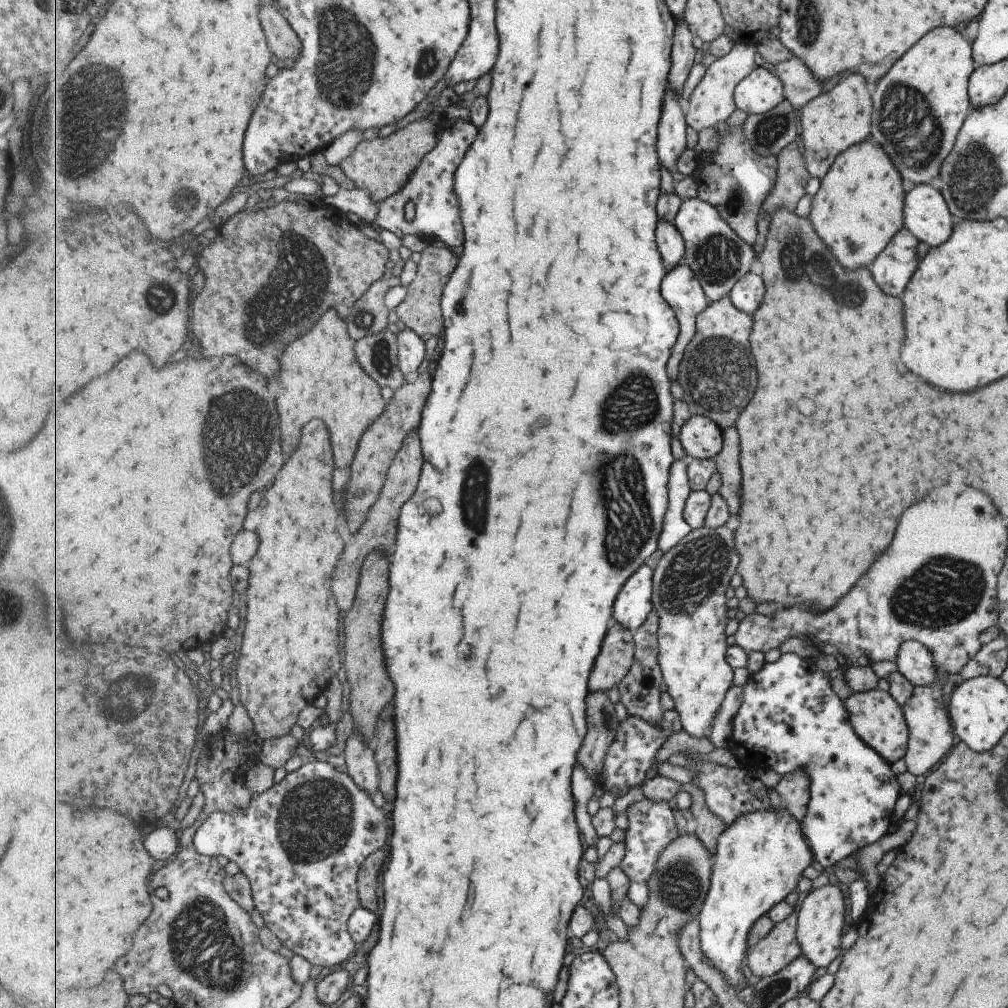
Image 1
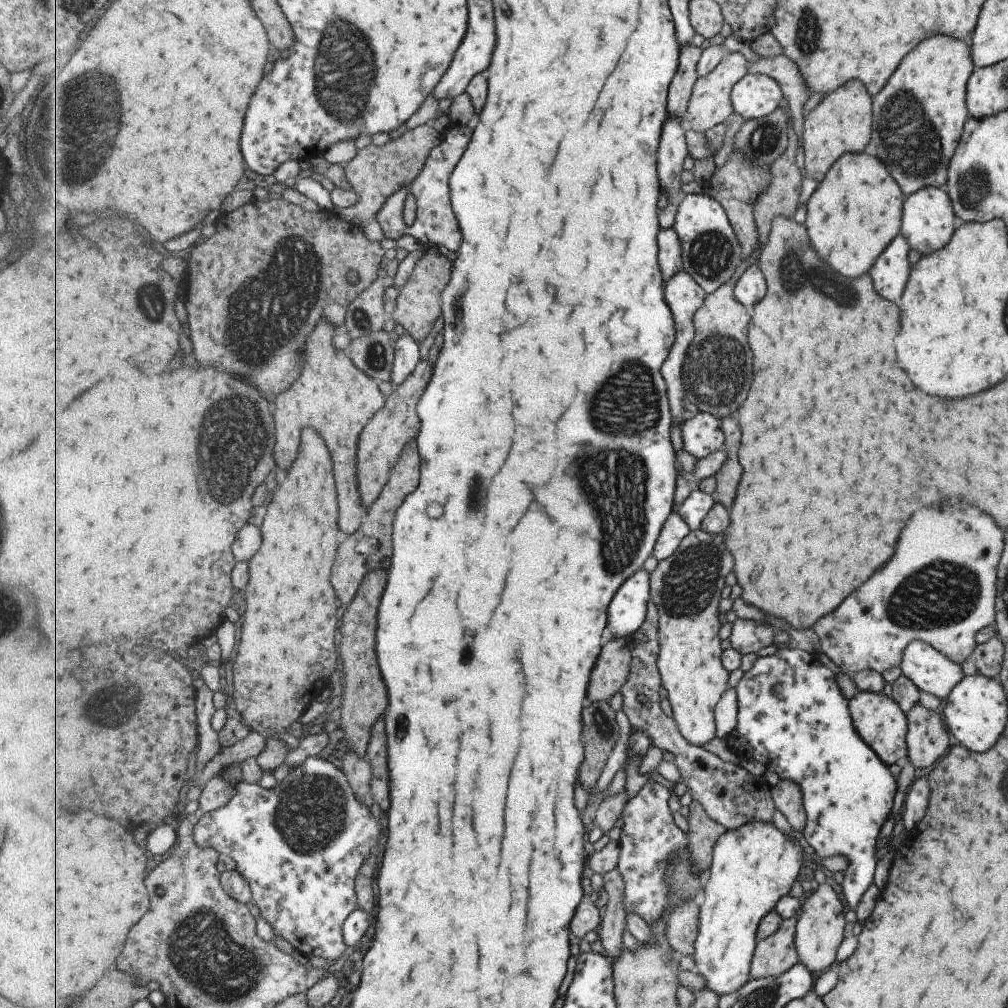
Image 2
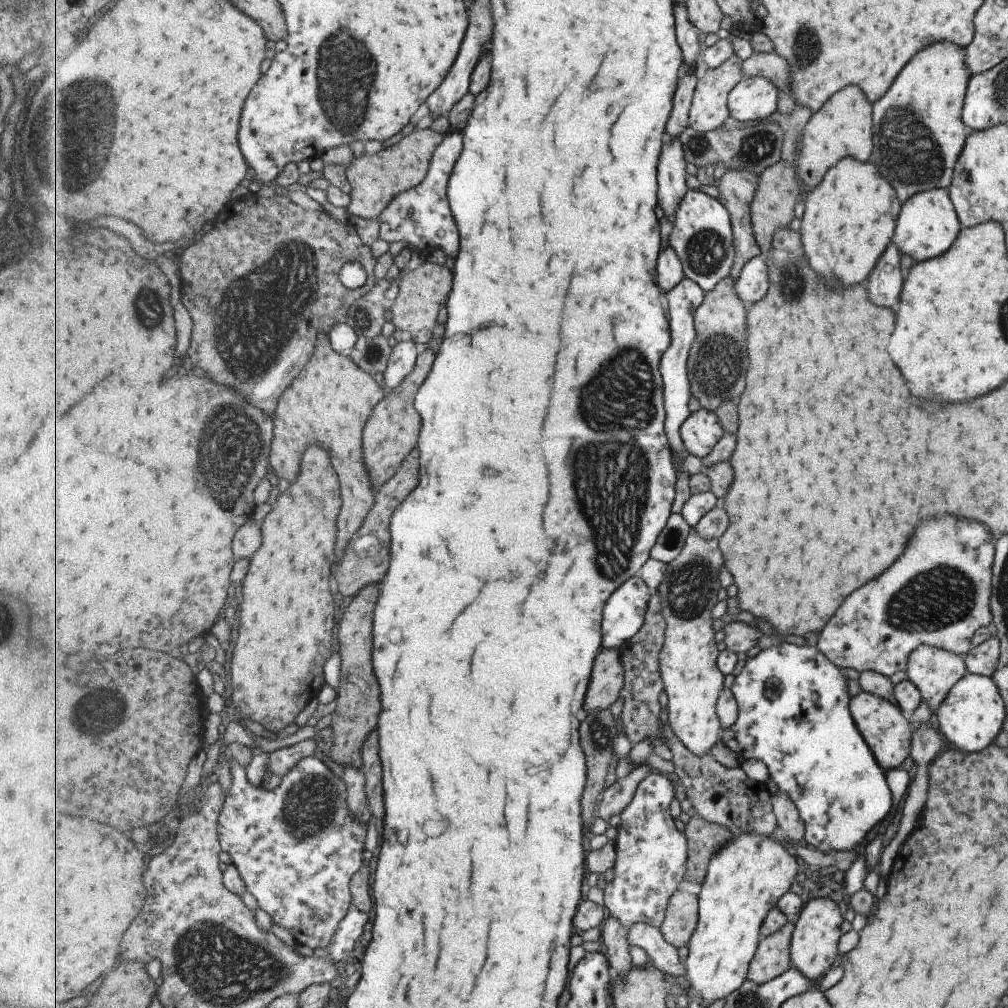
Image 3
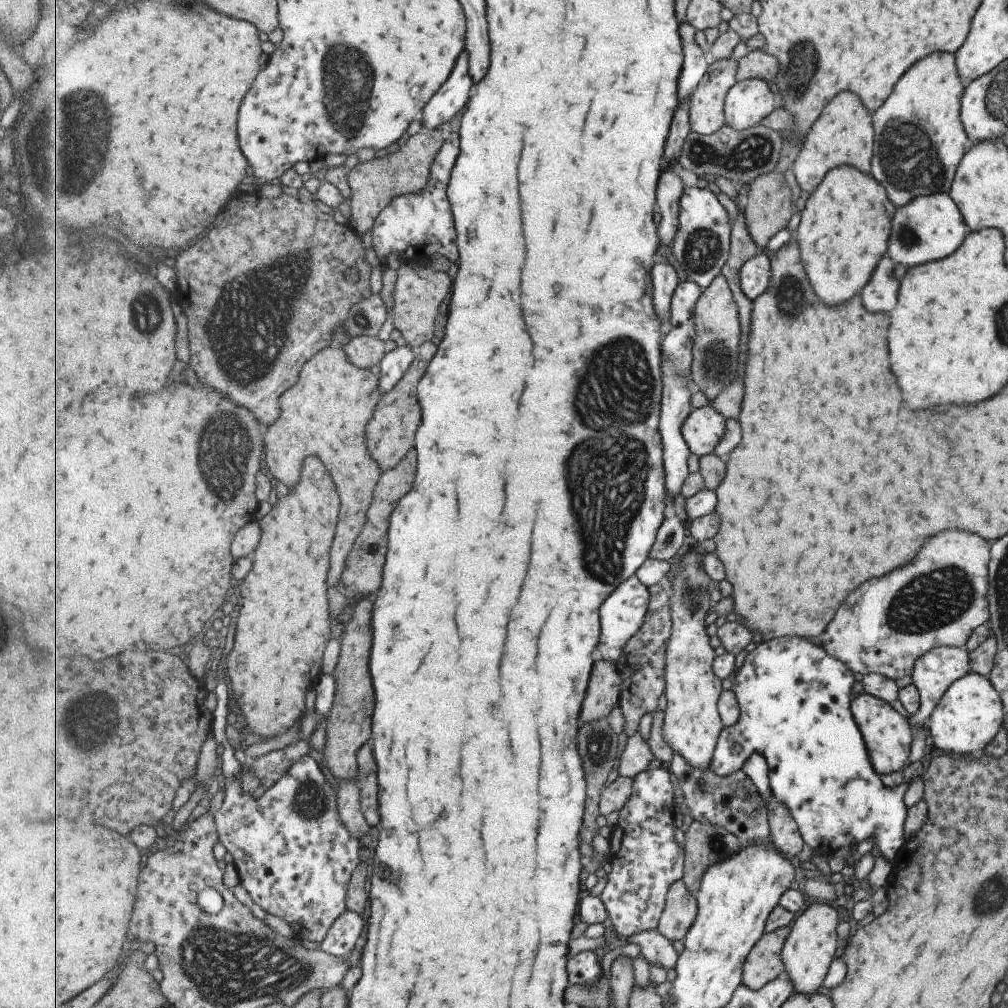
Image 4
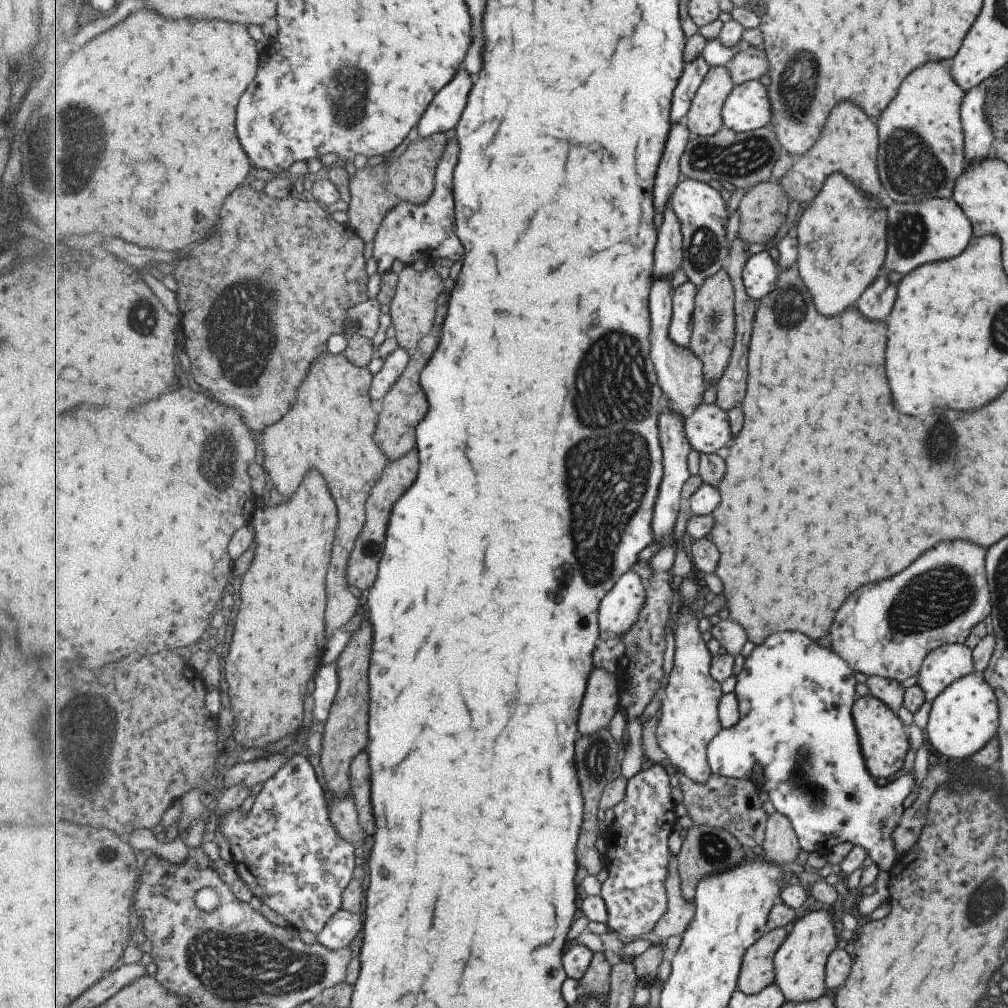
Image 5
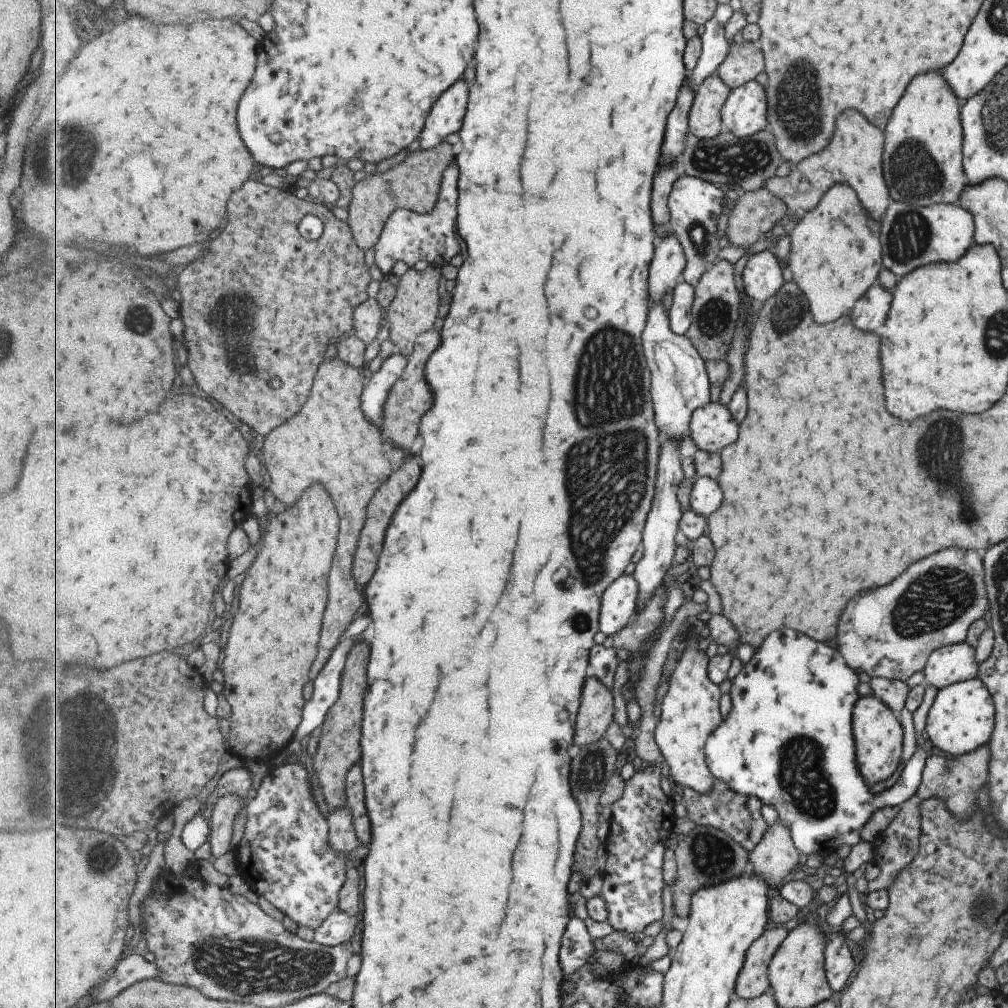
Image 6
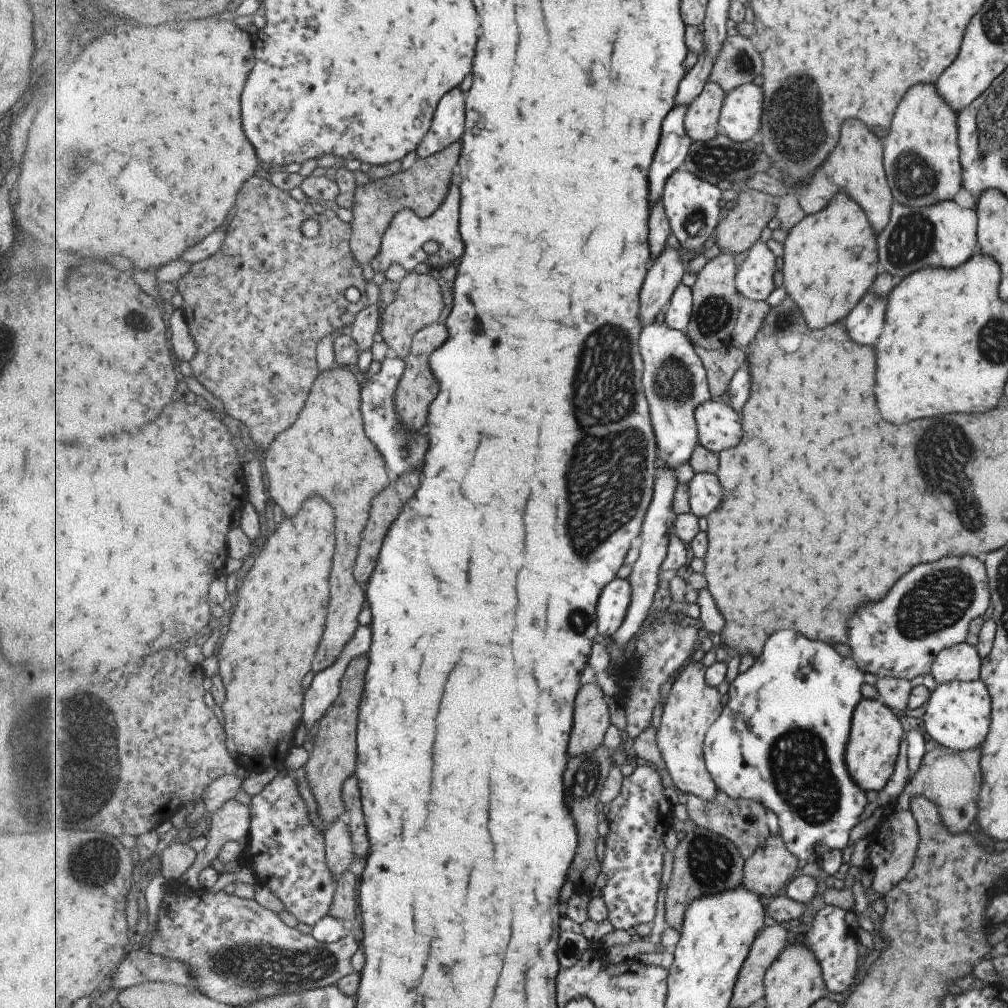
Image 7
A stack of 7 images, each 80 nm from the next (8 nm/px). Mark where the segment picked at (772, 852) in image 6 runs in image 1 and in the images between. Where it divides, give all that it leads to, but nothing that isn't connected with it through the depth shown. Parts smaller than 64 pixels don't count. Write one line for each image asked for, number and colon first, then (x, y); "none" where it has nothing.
1: (794, 789)
2: (789, 798)
3: (786, 810)
4: (786, 836)
5: (782, 845)

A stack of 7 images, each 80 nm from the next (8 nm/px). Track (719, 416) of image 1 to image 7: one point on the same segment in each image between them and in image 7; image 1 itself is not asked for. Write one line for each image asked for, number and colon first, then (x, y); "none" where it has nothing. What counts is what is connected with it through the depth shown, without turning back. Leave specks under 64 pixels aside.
2: (717, 377)
3: (718, 362)
4: (718, 348)
5: (713, 338)
6: (716, 310)
7: (716, 310)

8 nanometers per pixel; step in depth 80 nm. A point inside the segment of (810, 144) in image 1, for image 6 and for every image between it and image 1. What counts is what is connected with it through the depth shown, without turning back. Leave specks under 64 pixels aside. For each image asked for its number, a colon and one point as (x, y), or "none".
2: (840, 123)
3: (841, 128)
4: (842, 135)
5: (848, 144)
6: (854, 154)

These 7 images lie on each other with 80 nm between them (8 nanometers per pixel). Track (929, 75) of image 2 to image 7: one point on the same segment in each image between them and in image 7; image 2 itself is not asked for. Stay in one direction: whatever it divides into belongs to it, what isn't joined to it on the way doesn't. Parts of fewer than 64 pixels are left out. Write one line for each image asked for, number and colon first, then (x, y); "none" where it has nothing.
3: (918, 133)
4: (919, 141)
5: (921, 149)
6: (921, 164)
7: (920, 155)

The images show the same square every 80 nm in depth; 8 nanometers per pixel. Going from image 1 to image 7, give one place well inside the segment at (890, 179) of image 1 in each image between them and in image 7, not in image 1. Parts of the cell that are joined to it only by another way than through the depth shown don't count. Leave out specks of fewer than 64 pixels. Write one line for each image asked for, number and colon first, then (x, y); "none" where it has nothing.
2: (854, 212)
3: (849, 218)
4: (844, 228)
5: (841, 235)
6: (835, 256)
7: (830, 259)

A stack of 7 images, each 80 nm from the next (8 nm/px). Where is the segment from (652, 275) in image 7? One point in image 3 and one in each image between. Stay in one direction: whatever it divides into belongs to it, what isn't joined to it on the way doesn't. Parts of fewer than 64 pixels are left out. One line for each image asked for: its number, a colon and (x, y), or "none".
3: (672, 181)
4: (671, 188)
5: (669, 256)
6: (671, 257)

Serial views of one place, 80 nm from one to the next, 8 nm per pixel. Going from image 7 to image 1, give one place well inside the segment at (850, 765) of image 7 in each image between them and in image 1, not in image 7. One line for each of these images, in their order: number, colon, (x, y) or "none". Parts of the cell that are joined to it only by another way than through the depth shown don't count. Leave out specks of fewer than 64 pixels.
1: (875, 716)
2: (876, 718)
3: (883, 727)
4: (886, 735)
5: (883, 740)
6: (877, 735)

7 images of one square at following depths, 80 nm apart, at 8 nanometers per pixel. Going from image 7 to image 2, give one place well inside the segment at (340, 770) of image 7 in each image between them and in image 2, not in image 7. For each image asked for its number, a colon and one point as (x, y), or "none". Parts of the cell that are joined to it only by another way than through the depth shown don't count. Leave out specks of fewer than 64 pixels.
2: (365, 698)
3: (357, 708)
4: (349, 728)
5: (346, 733)
6: (339, 748)

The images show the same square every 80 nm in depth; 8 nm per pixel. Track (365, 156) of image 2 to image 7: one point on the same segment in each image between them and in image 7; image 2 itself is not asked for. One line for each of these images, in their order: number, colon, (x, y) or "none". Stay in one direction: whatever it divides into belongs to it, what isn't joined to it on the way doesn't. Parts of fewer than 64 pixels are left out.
3: (376, 178)
4: (376, 183)
5: (376, 190)
6: (414, 184)
7: (423, 187)

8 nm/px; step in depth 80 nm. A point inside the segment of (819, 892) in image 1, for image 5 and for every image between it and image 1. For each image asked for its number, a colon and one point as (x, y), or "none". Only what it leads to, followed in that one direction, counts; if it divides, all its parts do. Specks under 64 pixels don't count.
2: (820, 926)
3: (814, 942)
4: (808, 953)
5: (801, 963)

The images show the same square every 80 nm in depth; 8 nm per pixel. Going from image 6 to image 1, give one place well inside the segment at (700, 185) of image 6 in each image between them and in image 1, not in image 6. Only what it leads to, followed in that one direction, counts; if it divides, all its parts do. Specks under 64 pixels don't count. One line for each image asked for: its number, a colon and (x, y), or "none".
1: (720, 258)
2: (712, 252)
3: (702, 237)
4: (702, 246)
5: (701, 208)

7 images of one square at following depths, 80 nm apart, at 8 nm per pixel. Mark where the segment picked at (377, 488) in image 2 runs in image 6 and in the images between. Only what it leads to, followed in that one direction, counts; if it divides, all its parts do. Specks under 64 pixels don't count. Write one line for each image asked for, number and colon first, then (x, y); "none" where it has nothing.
3: (392, 432)
4: (391, 433)
5: (405, 406)
6: (411, 398)

